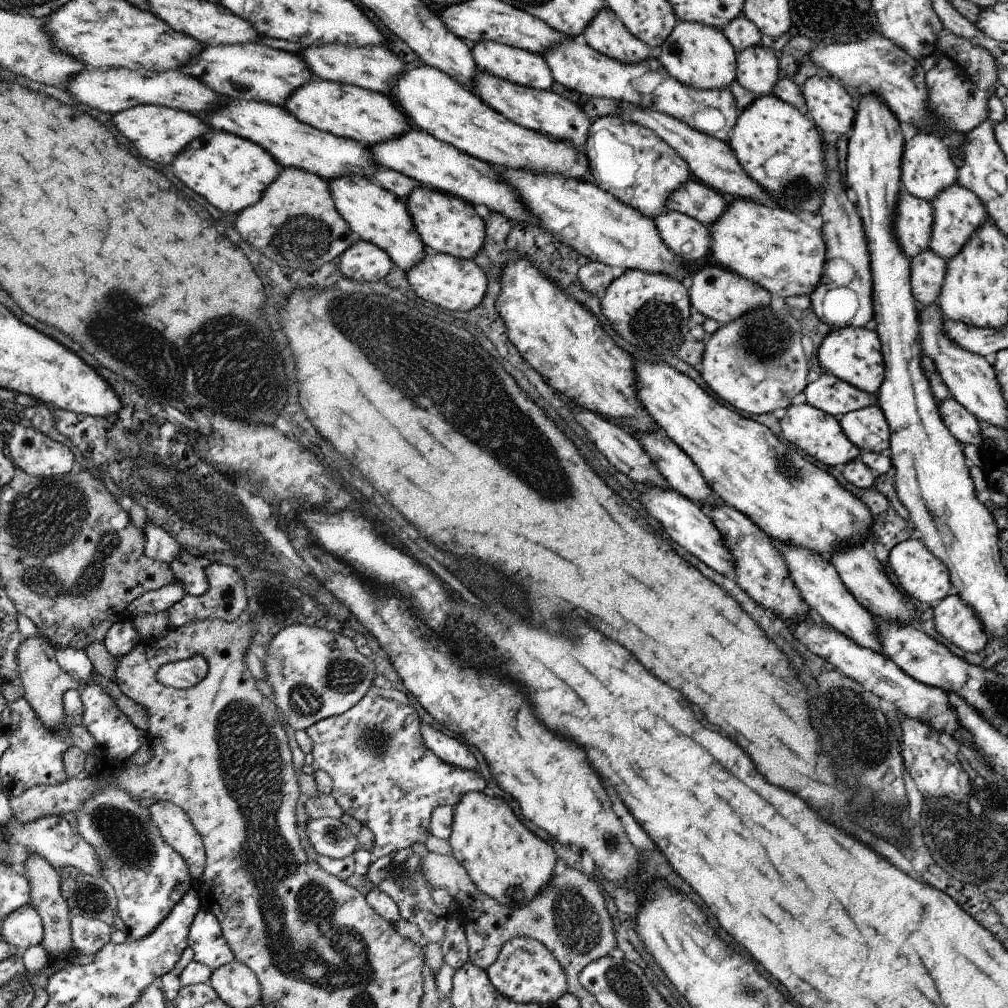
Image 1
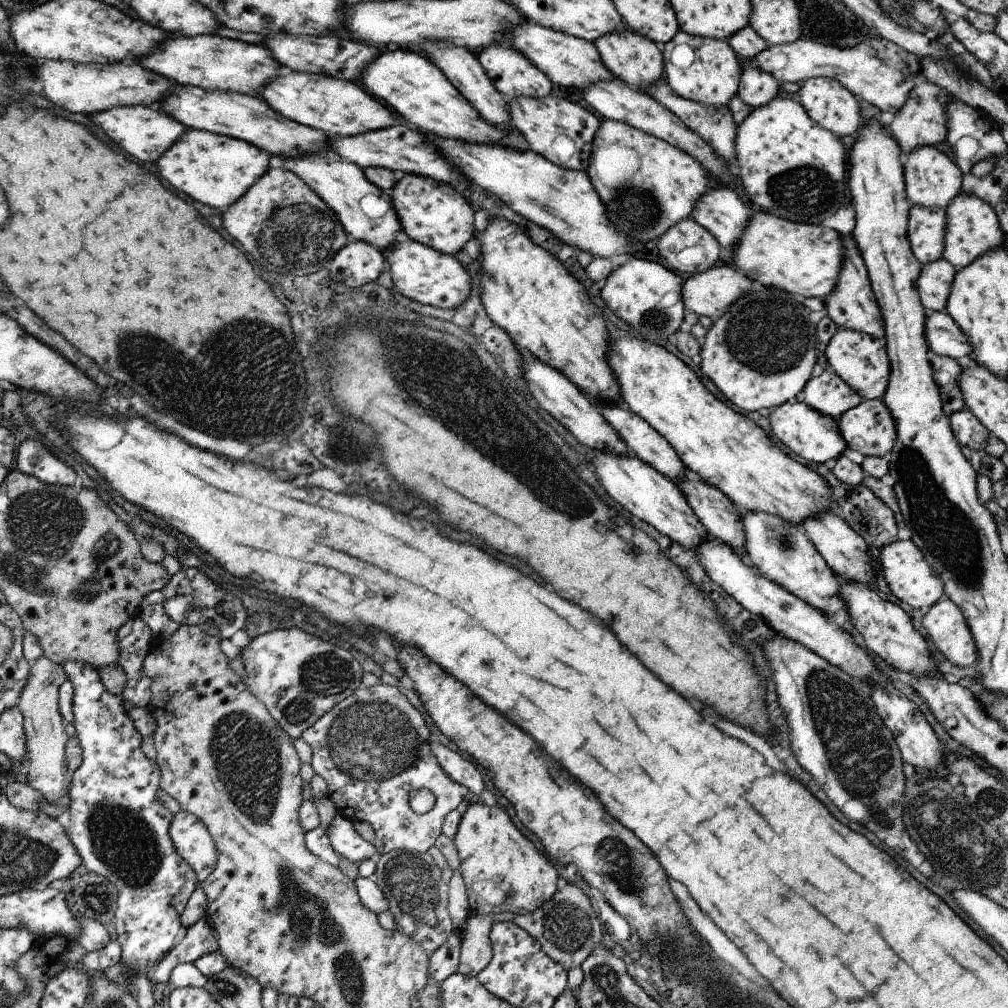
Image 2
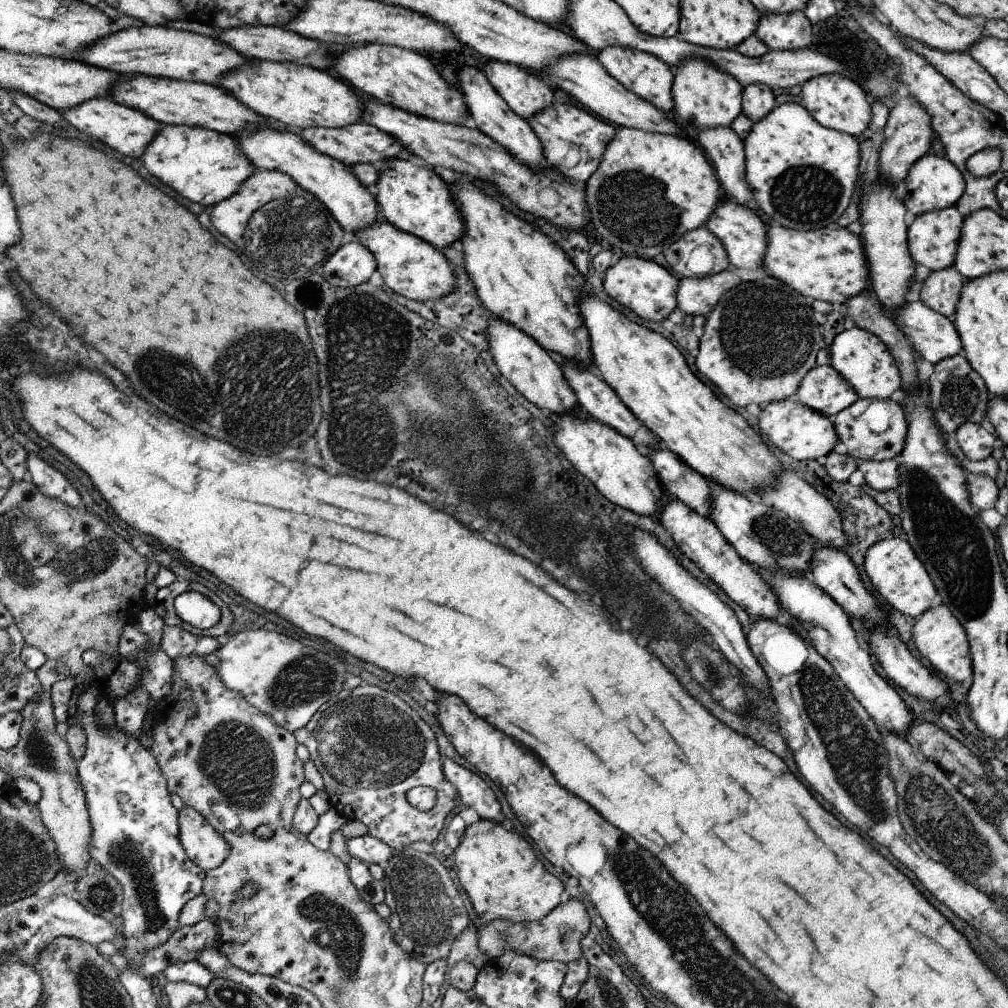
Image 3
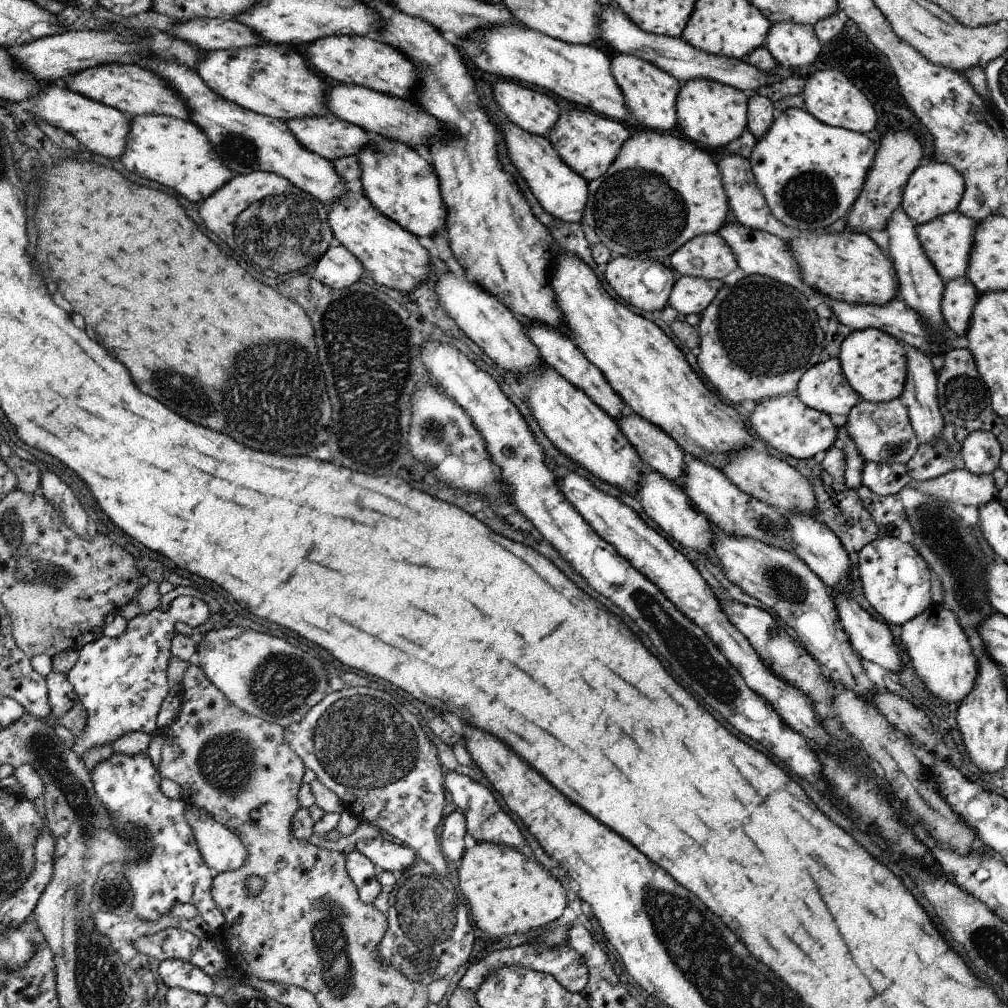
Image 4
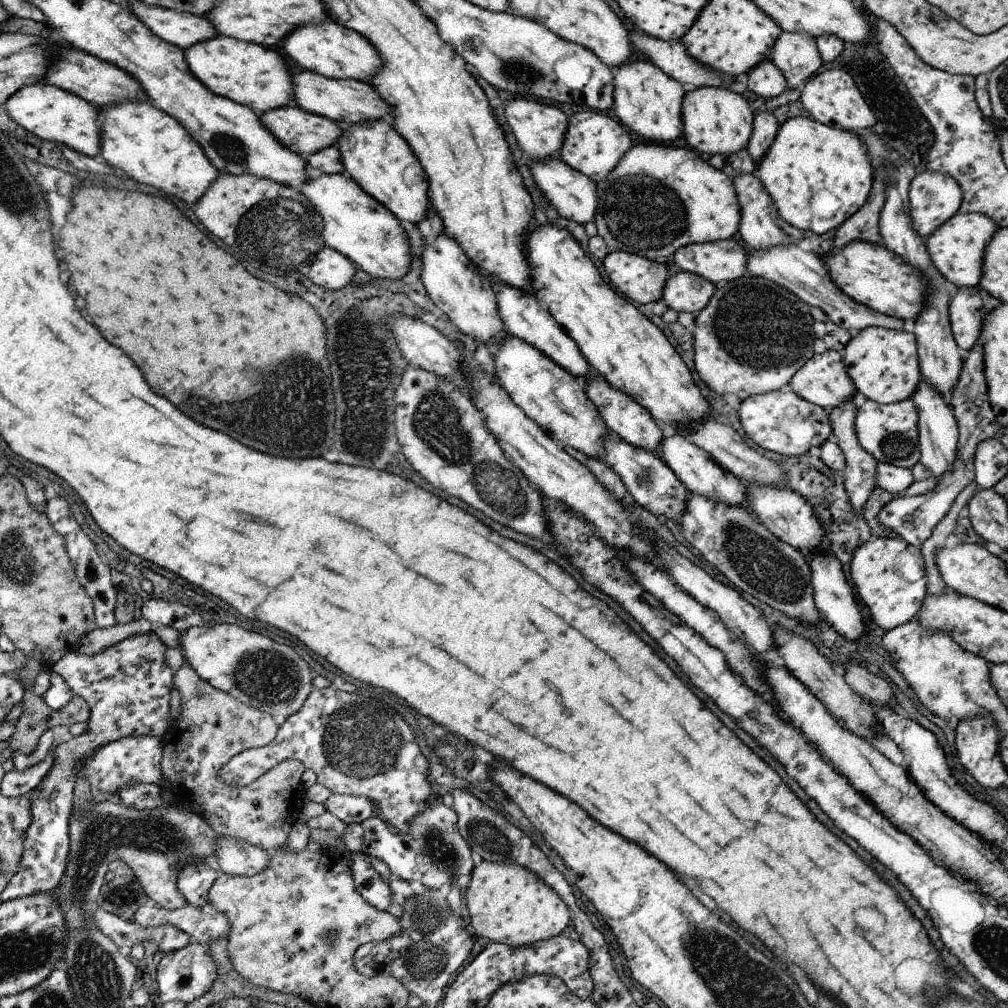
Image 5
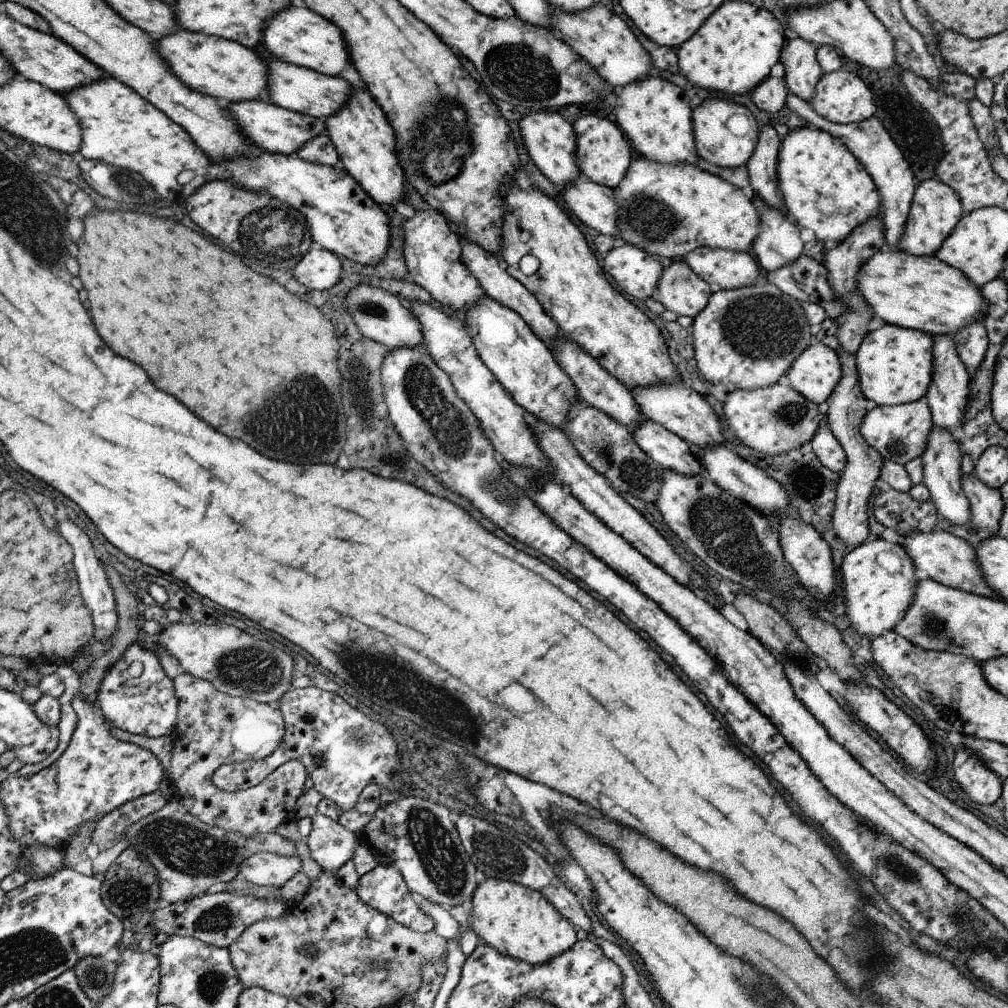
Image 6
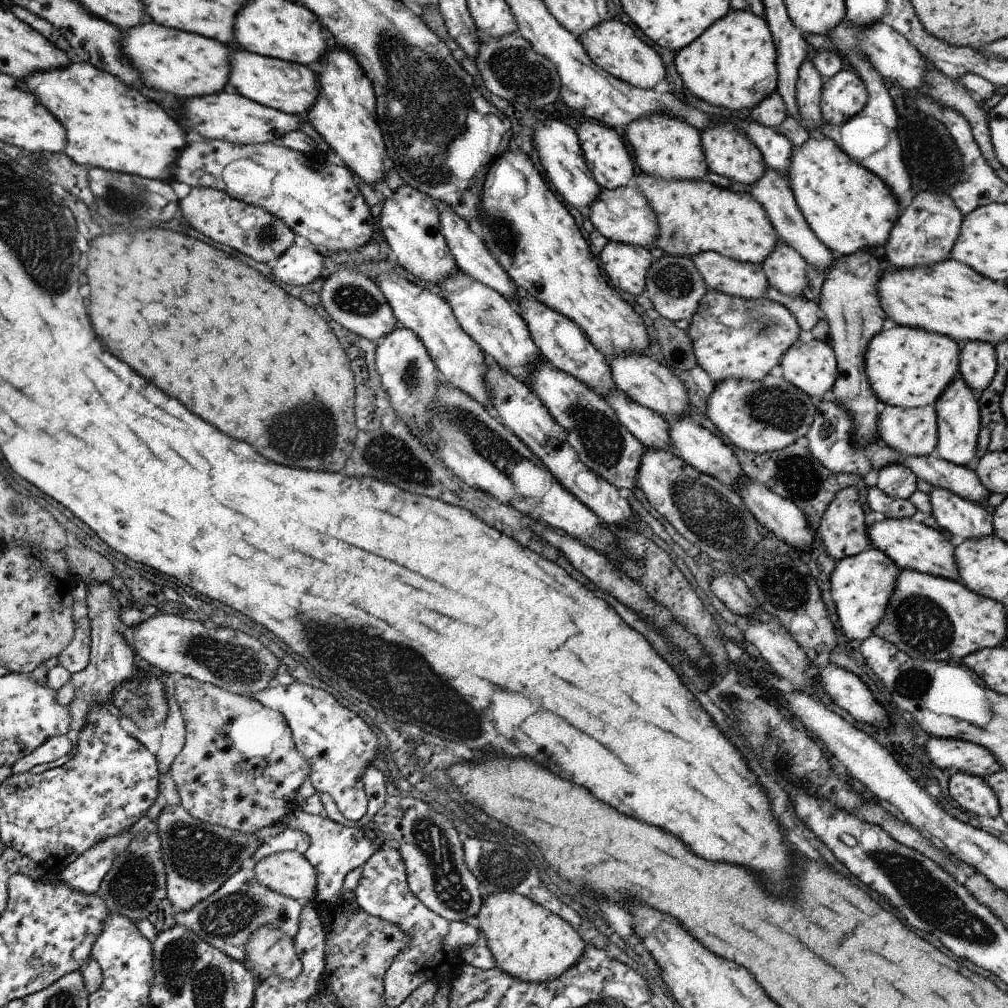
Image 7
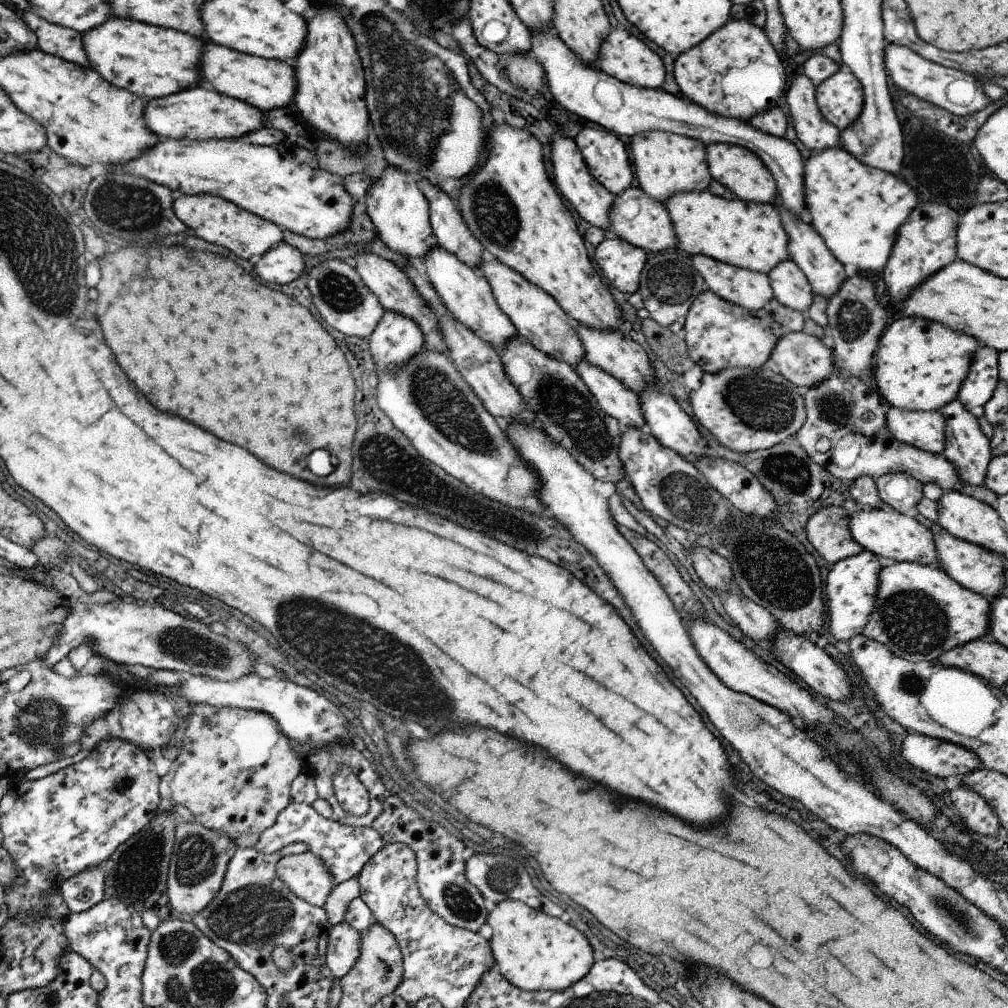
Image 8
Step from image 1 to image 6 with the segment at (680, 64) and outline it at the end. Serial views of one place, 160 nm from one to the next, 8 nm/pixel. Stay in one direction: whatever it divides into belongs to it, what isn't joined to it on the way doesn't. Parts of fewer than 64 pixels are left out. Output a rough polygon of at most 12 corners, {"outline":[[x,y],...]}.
{"outline":[[706,99],[692,111],[698,155],[744,168],[760,126],[746,106]]}

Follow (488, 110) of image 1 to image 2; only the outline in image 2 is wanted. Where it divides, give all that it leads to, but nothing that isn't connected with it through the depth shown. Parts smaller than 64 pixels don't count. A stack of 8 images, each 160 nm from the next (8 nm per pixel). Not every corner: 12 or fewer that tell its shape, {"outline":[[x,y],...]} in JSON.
{"outline":[[417,49],[379,54],[359,81],[421,133],[528,149],[484,122]]}

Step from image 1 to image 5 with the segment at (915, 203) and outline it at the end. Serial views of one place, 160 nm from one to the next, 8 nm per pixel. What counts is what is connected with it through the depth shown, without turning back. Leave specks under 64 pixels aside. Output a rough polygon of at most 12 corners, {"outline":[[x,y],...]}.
{"outline":[[958,211],[925,238],[934,266],[956,287],[980,282],[997,228]]}

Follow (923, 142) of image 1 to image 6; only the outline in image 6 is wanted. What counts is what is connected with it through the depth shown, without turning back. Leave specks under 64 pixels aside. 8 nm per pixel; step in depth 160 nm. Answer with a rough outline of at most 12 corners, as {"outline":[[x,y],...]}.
{"outline":[[934,177],[915,191],[896,249],[935,255],[964,211]]}

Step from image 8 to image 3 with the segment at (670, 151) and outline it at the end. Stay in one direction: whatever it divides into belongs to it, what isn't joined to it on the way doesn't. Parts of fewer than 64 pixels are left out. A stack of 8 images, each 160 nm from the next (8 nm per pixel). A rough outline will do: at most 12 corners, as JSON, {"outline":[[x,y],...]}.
{"outline":[[630,47],[596,53],[606,72],[660,110],[673,109],[673,69]]}

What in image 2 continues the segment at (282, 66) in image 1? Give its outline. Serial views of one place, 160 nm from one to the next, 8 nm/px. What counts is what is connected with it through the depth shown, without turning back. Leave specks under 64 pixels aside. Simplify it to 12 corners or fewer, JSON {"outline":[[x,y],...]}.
{"outline":[[171,36],[143,67],[178,86],[257,97],[281,74],[266,46]]}

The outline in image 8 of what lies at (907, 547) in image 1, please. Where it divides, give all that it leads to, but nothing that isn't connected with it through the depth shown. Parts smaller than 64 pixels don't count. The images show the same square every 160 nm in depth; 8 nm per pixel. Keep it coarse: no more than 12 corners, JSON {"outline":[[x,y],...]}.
{"outline":[[872,552],[824,573],[830,633],[863,634],[884,561]]}

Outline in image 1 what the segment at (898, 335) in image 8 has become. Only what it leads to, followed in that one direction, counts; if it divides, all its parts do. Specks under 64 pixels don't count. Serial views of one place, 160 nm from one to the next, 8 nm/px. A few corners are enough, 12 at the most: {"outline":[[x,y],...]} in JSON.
{"outline":[[834,328],[819,346],[824,372],[879,395],[885,366],[876,331]]}

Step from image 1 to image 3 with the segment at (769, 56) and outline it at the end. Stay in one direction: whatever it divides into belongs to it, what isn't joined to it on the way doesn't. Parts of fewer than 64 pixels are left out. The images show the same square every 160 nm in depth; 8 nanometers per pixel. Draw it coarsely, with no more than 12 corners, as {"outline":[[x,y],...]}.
{"outline":[[750,83],[742,91],[743,113],[754,123],[776,107],[769,86]]}

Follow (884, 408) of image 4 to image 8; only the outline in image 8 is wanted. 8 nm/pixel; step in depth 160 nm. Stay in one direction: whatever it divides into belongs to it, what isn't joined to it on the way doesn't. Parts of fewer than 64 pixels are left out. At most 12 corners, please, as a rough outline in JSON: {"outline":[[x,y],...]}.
{"outline":[[890,407],[896,440],[943,454],[946,420],[937,411]]}

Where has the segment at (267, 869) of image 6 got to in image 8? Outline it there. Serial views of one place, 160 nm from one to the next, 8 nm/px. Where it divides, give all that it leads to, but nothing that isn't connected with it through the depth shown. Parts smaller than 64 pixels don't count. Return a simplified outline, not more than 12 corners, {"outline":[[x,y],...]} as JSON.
{"outline":[[310,851],[284,856],[277,874],[298,898],[324,906],[336,888]]}

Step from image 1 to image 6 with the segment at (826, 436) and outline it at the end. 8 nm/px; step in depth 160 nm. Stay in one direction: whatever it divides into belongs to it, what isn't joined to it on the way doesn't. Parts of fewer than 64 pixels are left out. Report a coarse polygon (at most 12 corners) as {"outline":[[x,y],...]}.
{"outline":[[789,385],[728,393],[726,423],[774,455],[811,442],[826,419]]}

